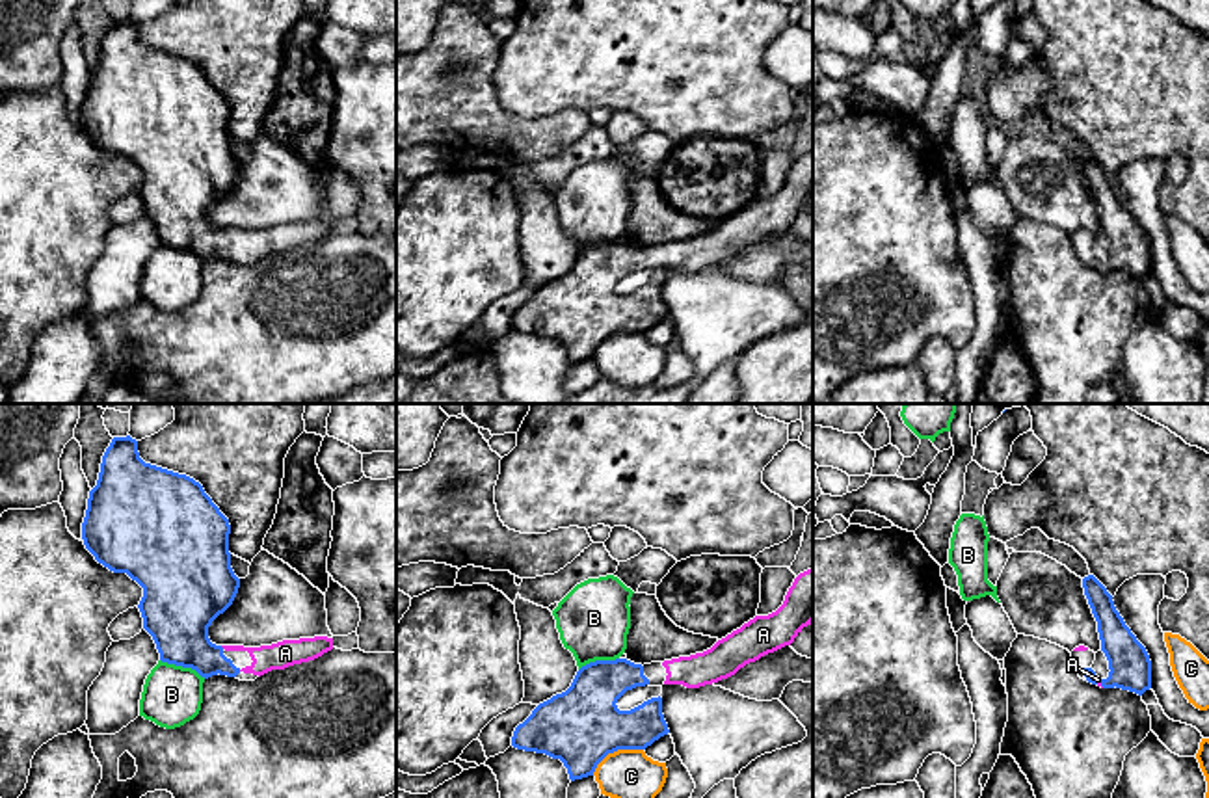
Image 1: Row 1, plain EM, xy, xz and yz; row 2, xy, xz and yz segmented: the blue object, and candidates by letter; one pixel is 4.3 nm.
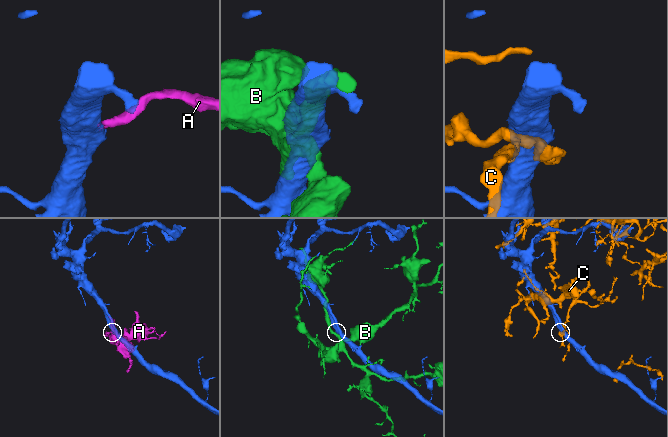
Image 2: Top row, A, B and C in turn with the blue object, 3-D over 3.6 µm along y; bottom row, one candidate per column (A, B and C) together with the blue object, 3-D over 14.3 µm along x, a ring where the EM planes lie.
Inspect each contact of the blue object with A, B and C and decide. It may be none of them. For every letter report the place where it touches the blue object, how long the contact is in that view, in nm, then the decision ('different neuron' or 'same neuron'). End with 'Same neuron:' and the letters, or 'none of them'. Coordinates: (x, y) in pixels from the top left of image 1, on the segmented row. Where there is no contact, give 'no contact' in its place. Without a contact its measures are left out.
A: meets blue in yz at (1102, 683); contact 50 nm long; same neuron
B: meets blue in xy at (183, 666); contact 220 nm long; different neuron
C: meets blue in xz at (614, 750); contact 260 nm long; different neuron
Same neuron: A

